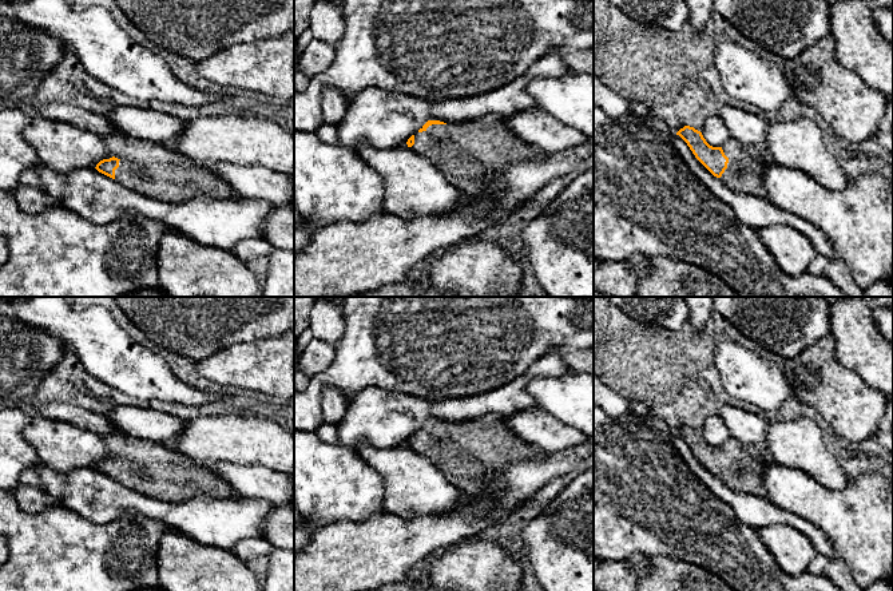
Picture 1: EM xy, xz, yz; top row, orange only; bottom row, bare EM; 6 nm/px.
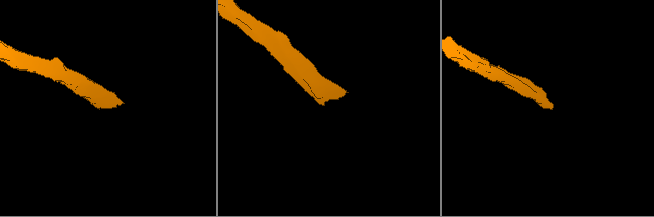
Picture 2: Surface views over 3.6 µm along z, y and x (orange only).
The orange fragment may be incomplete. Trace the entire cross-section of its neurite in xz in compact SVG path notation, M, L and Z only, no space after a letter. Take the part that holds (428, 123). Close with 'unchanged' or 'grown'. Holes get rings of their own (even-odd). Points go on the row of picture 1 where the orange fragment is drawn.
M497 116L453 124L428 120L406 144L429 159L451 185L467 195L484 195L489 191L484 182L488 172L541 152L520 139Z; grown

